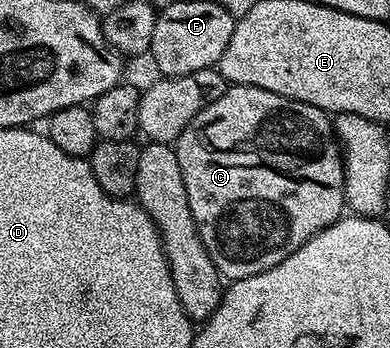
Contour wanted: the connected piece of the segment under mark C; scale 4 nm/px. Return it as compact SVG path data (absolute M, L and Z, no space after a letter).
M229 85L228 90L222 96L218 96L218 100L214 100L214 104L202 108L202 112L198 112L194 120L190 120L182 136L176 139L174 149L178 156L178 168L182 168L182 184L186 184L186 200L190 200L190 212L194 212L194 224L198 228L198 236L206 252L210 252L210 260L214 260L214 264L225 279L235 280L254 276L258 272L266 272L282 264L286 256L298 252L298 248L302 248L306 240L310 240L315 234L337 222L345 213L344 155L339 142L336 141L333 119L310 104L278 96L278 92L266 92L266 88L253 86Z

